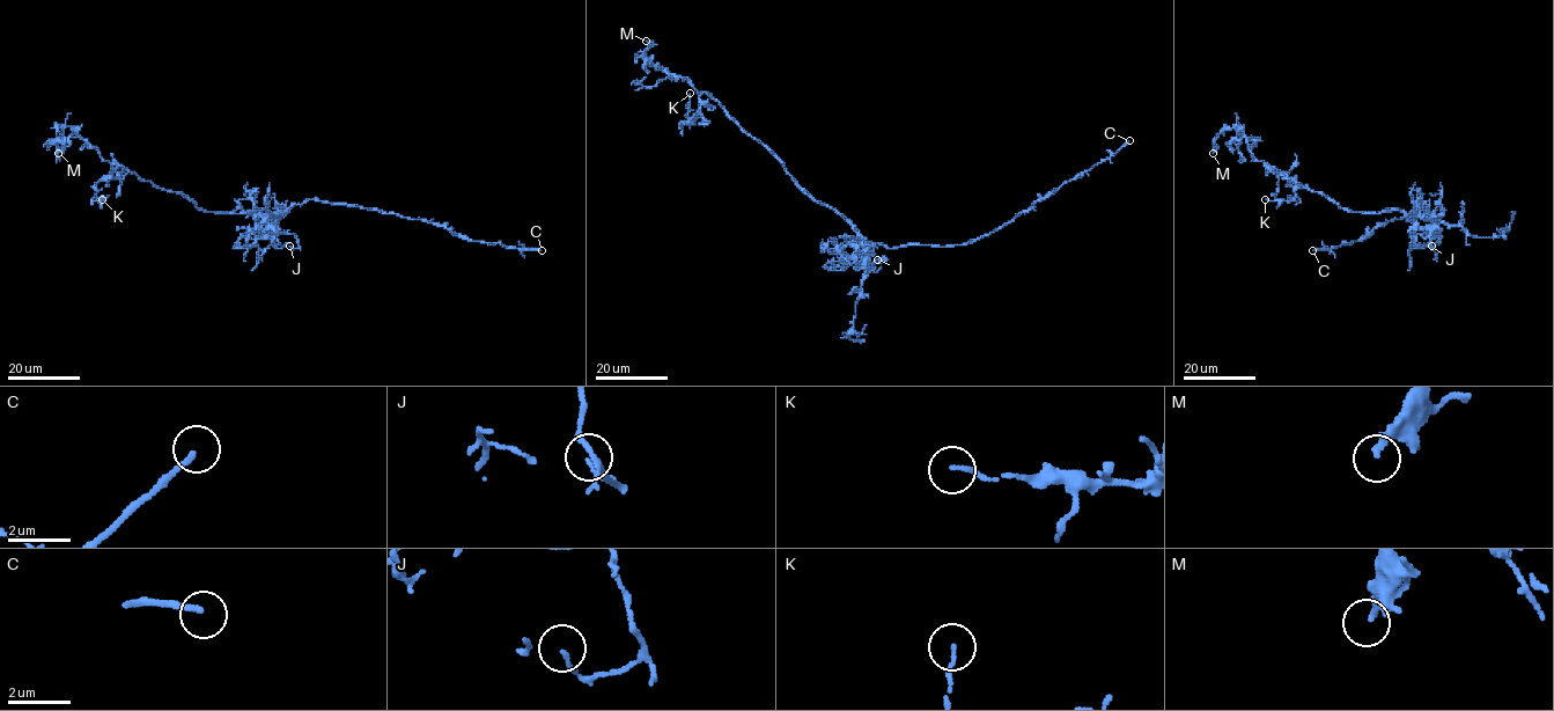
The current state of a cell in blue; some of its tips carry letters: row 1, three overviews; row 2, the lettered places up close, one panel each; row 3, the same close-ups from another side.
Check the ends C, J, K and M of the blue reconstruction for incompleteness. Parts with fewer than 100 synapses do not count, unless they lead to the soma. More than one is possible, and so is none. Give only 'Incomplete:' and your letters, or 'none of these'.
Incomplete: C

